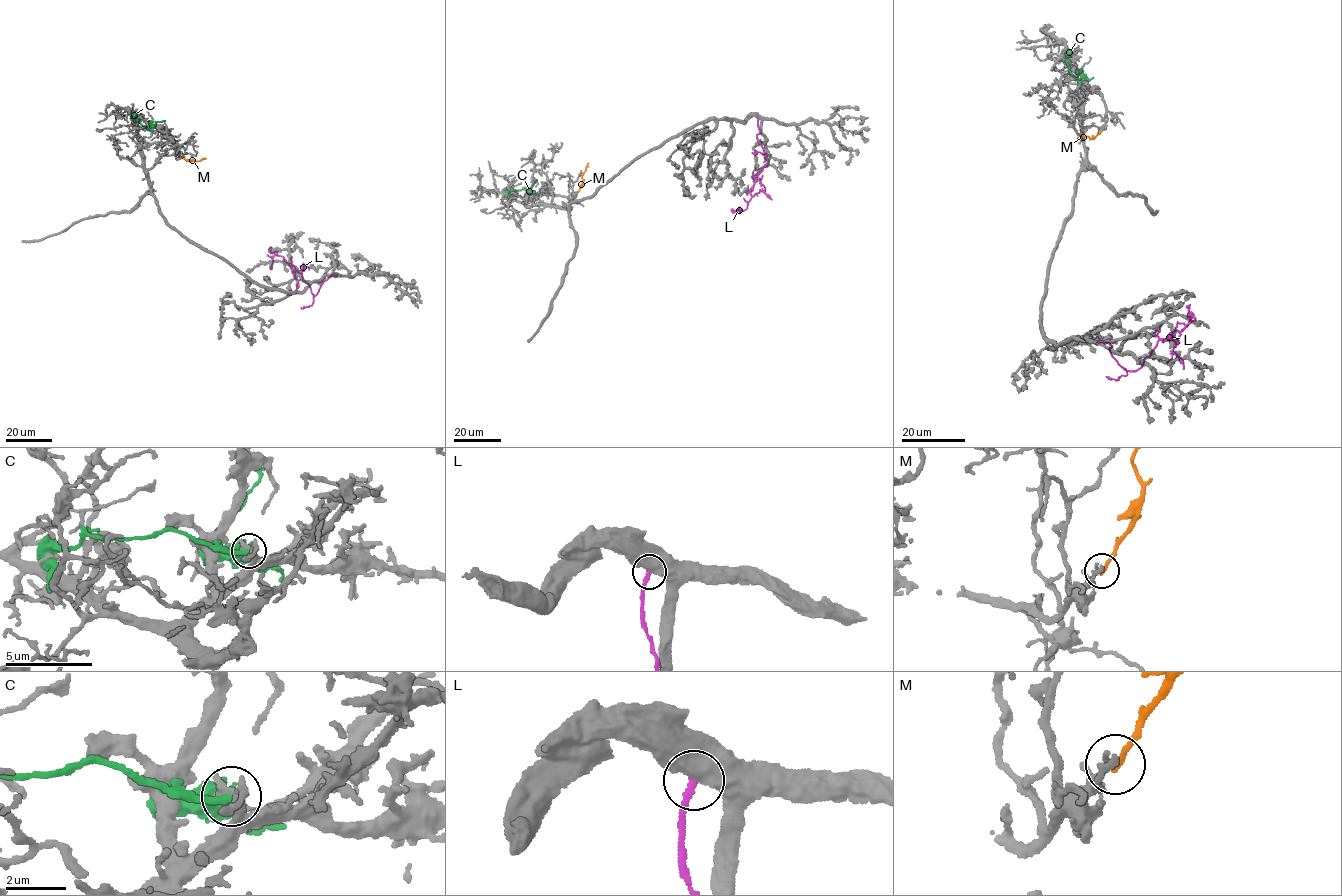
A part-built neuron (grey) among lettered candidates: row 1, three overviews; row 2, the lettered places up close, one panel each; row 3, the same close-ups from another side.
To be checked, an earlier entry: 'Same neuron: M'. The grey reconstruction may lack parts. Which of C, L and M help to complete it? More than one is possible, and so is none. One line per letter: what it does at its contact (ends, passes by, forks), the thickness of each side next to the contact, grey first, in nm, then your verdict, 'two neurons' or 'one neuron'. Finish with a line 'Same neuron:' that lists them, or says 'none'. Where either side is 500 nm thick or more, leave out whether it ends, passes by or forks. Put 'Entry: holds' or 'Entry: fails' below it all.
C: it ends | 240/280 nm | two neurons
L: 700/180 nm | two neurons
M: it ends | 280/190 nm | two neurons
Same neuron: none
Entry: fails

